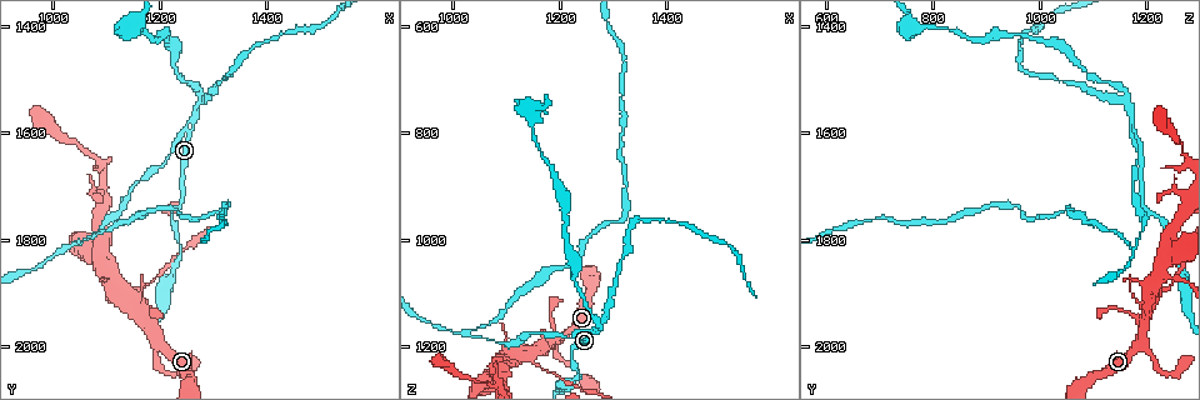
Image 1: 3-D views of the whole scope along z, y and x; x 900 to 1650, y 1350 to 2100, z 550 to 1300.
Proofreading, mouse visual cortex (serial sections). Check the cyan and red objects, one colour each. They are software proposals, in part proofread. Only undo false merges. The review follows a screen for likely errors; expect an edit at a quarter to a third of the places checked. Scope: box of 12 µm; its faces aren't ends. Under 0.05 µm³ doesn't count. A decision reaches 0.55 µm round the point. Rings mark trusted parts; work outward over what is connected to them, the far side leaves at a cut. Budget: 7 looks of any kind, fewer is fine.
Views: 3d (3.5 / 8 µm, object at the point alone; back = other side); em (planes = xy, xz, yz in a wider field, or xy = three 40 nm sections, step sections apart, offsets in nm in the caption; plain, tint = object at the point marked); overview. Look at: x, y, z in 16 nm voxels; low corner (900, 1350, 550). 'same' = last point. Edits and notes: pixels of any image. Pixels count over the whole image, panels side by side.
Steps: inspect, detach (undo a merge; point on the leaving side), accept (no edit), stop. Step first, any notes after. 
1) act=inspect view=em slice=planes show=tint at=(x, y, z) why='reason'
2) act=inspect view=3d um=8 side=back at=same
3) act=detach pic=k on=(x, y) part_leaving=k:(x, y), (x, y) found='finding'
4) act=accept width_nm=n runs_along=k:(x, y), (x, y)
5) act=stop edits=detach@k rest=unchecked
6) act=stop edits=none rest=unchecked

act=inspect view=3d um=3.5 at=(1190, 1995, 1195) why='sharp bend'

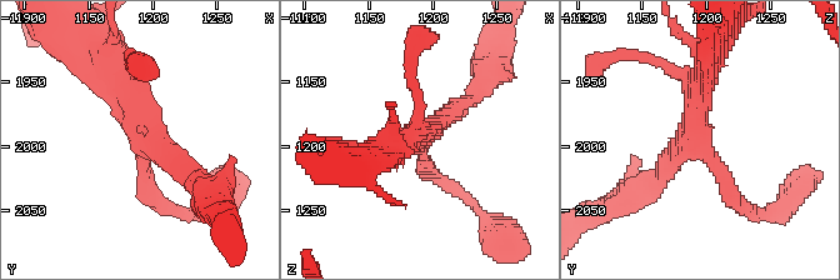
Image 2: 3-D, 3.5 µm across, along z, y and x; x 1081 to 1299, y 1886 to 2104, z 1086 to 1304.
act=inspect view=em slice=xy step=2 show=tint at=(1192, 1998, 1192) arms=3 arm_widths_nm=200,250,300 why='now the EM'

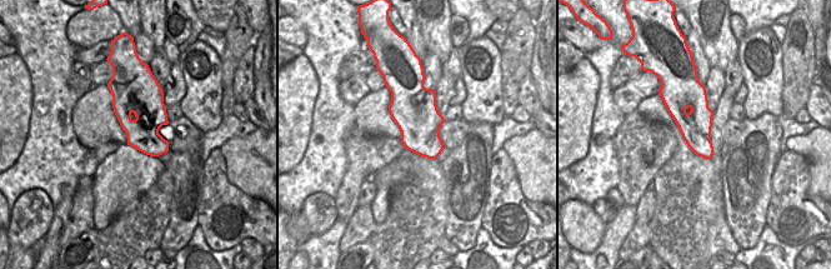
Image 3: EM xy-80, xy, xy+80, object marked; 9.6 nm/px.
act=accept runs_along=2:(200, 184), (135, 134), (116, 69) found='continuous, no second cell'

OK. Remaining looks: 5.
act=inspect view=3d um=3.5 at=(1180, 1880, 1250) why='narrows sharply'

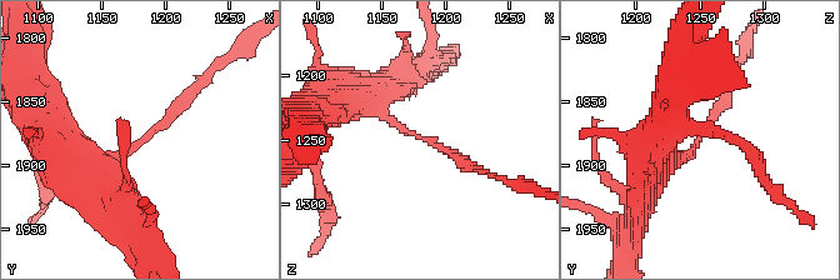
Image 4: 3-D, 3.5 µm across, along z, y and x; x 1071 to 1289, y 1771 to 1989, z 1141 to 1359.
act=inspect view=em slice=xy step=2 show=tint at=(1180, 1882, 1248) arm_widths_nm=150,350

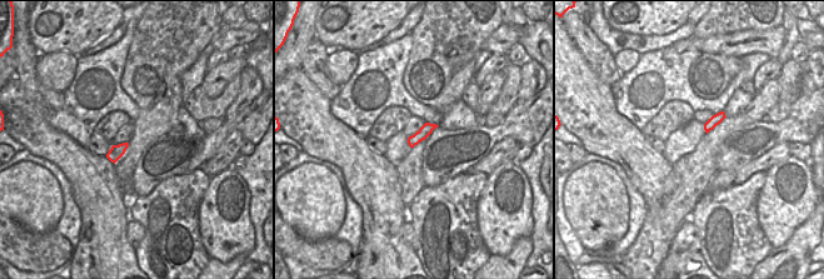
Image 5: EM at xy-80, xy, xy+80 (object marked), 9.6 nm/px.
act=accept found='continuous, no second cell'

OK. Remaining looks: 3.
act=inspect view=em slice=xy step=1 show=tint at=(1275, 1545, 1160) why='three arms meet'

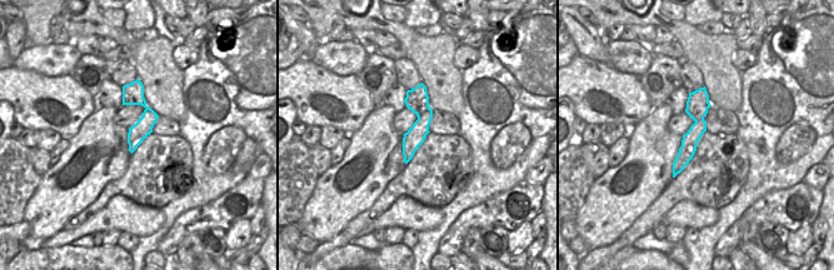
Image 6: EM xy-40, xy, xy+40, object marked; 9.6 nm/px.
act=inspect view=3d um=3.5 at=same

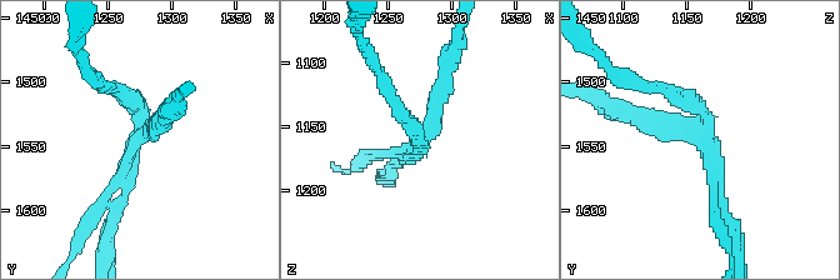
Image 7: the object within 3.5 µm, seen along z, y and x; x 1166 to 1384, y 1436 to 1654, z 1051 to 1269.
act=detach pic=7 on=(400, 115) part_leaving=7:(410, 150), (421, 148), (414, 125), (383, 86) found='a second cell is stuck on'

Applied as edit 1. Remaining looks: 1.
act=stop edits=detach@7 rest=unchecked

